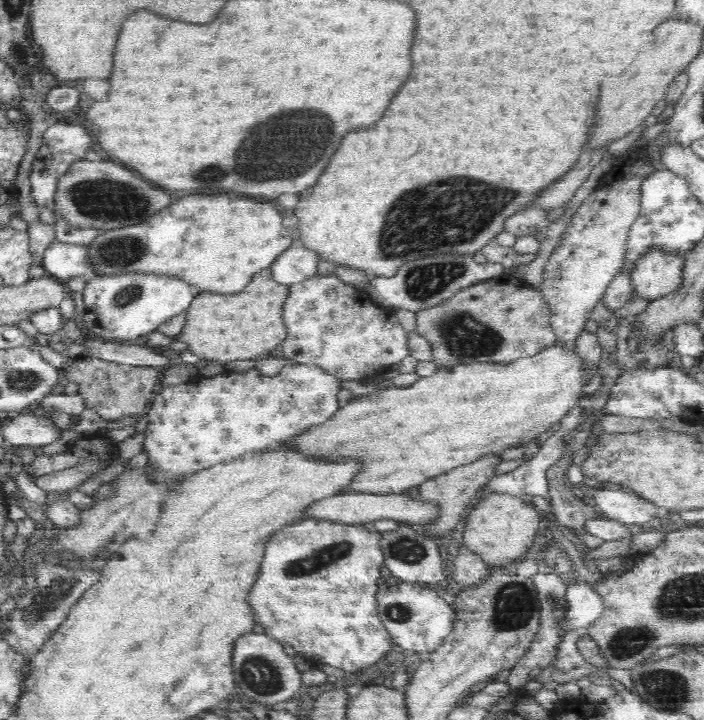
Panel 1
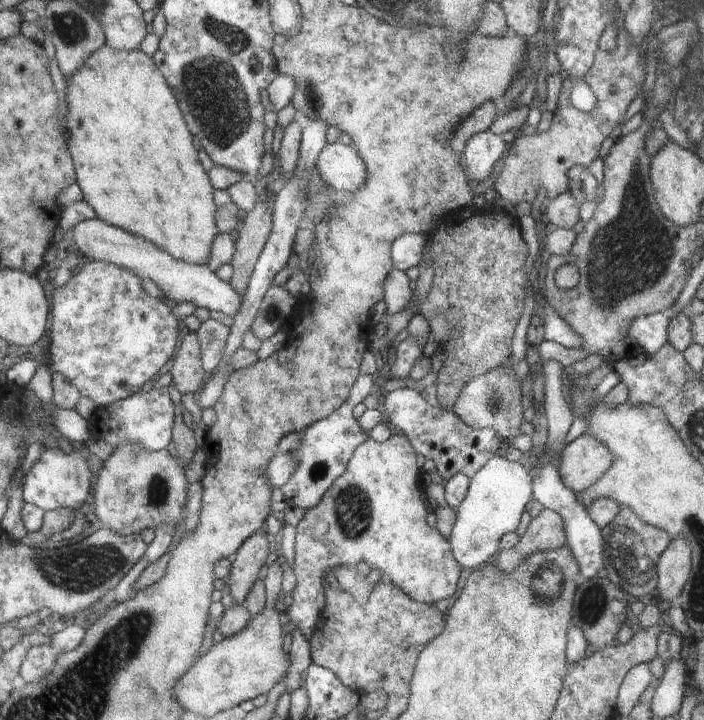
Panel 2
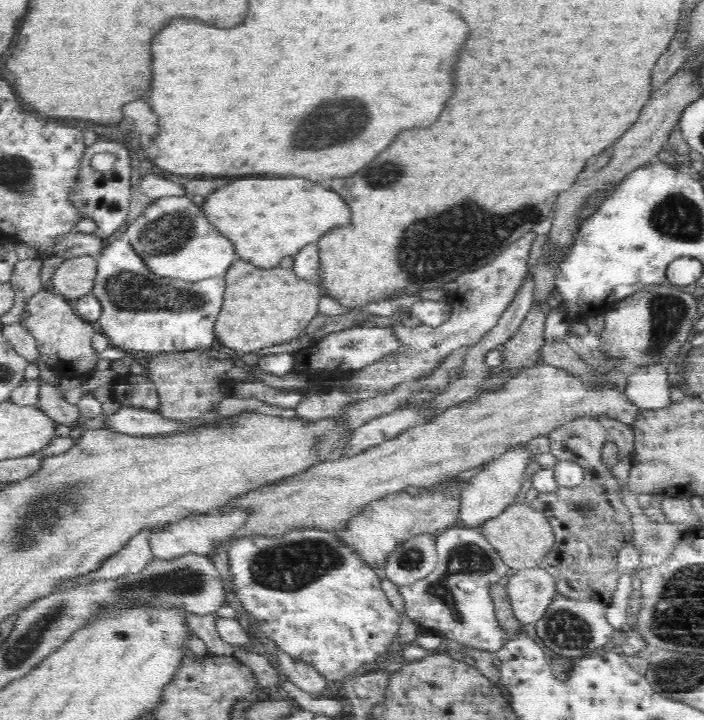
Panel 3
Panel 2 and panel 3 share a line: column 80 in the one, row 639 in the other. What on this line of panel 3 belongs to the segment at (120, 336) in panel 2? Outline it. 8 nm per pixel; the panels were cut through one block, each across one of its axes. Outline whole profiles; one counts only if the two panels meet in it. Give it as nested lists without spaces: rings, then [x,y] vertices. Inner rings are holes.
[[[304,529],[283,537],[250,537],[226,545],[233,574],[230,589],[235,591],[259,632],[289,656],[315,667],[330,686],[338,687],[359,667],[384,654],[399,632],[400,616],[382,591],[374,570],[348,552],[329,531]]]

